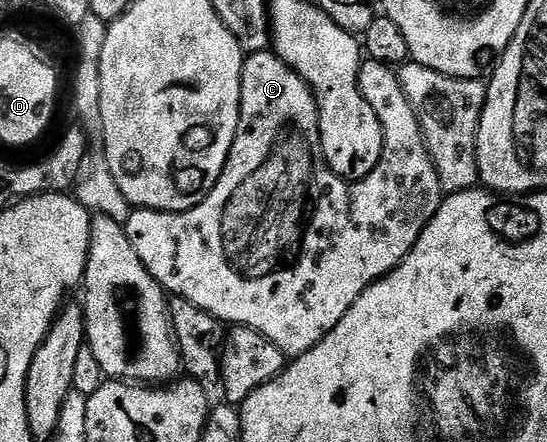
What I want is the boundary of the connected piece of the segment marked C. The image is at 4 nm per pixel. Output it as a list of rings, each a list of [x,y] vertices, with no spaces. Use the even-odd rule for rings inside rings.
[[[272,50],[250,52],[245,57],[241,75],[239,126],[219,182],[215,182],[215,186],[209,191],[207,198],[203,198],[203,202],[199,202],[199,206],[195,206],[191,210],[156,212],[150,208],[139,208],[130,211],[125,223],[125,233],[127,238],[131,238],[131,246],[135,246],[135,254],[139,254],[143,266],[147,266],[149,273],[157,279],[158,284],[165,289],[166,293],[182,296],[187,302],[199,306],[199,310],[207,310],[207,314],[211,314],[216,320],[222,321],[226,325],[250,328],[263,334],[268,340],[275,342],[275,346],[279,346],[279,350],[287,358],[296,358],[307,354],[316,344],[323,342],[323,338],[327,334],[331,334],[331,330],[335,330],[335,326],[339,326],[339,318],[343,318],[343,314],[347,314],[347,310],[351,310],[351,306],[355,306],[359,294],[363,294],[363,290],[367,290],[367,286],[371,286],[376,280],[382,280],[388,272],[399,266],[399,262],[403,262],[403,258],[407,258],[407,254],[415,246],[419,234],[423,234],[427,222],[431,222],[431,218],[439,210],[443,199],[439,174],[435,170],[433,159],[429,157],[429,151],[425,145],[419,122],[415,118],[415,112],[411,110],[411,104],[407,102],[407,96],[403,94],[403,86],[399,86],[396,71],[388,64],[366,59],[362,63],[361,73],[357,80],[361,84],[363,98],[371,106],[371,110],[375,110],[382,128],[385,129],[383,154],[379,158],[375,170],[363,177],[362,180],[350,182],[341,176],[336,176],[324,162],[318,162],[314,166],[313,172],[300,172],[297,168],[265,168],[280,140],[293,140],[296,136],[302,136],[305,140],[316,141],[318,139],[317,99],[313,96],[308,84],[303,82],[303,78],[299,78],[299,74],[295,74],[295,70],[287,67],[277,57],[276,52]]]

